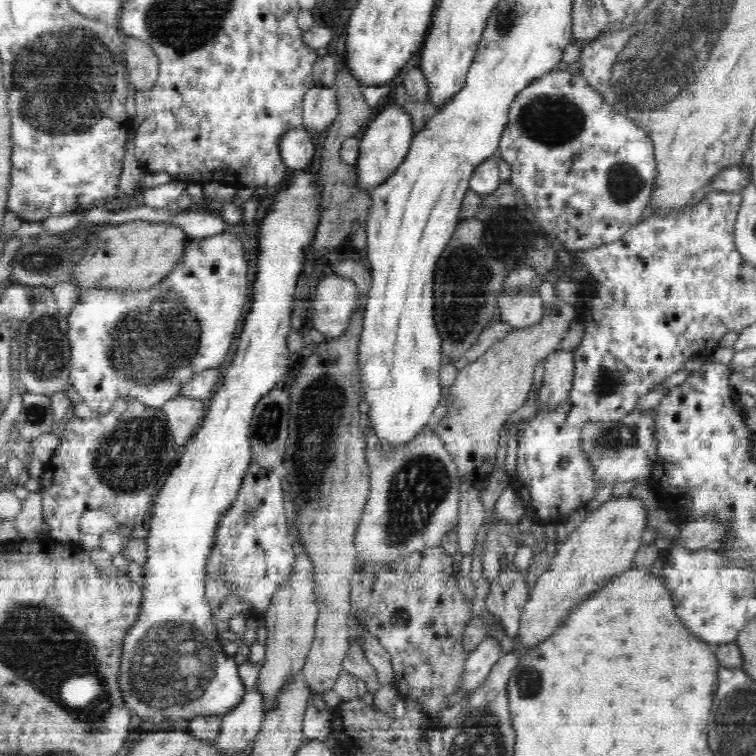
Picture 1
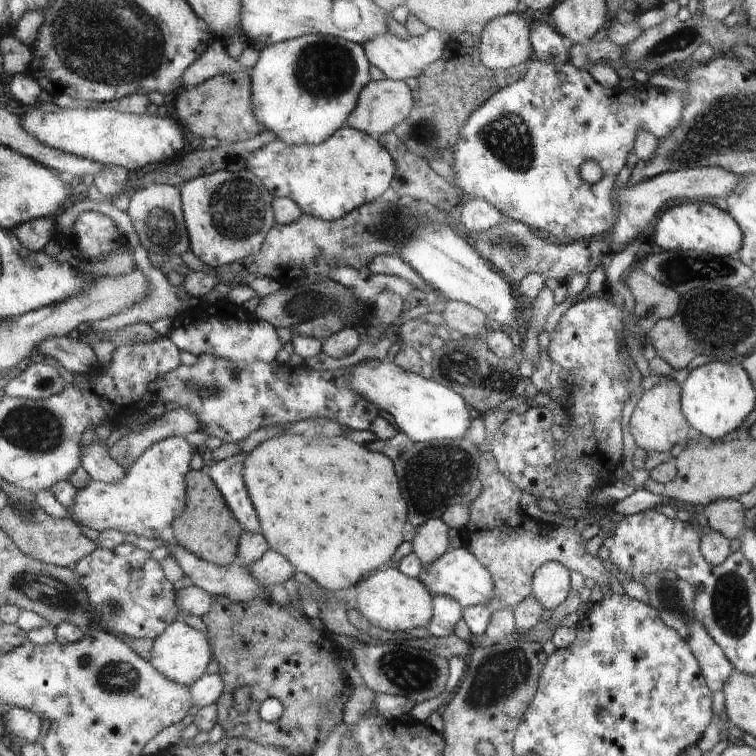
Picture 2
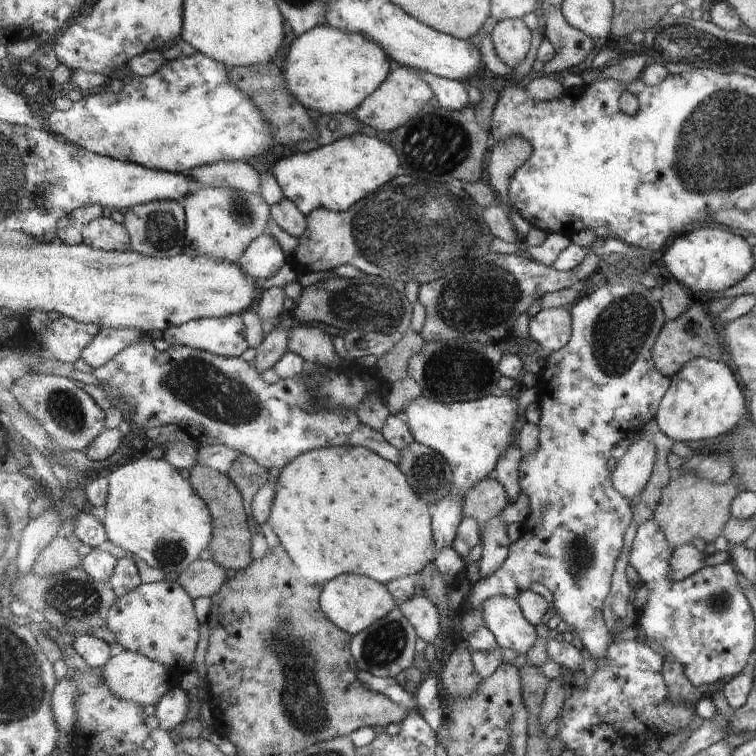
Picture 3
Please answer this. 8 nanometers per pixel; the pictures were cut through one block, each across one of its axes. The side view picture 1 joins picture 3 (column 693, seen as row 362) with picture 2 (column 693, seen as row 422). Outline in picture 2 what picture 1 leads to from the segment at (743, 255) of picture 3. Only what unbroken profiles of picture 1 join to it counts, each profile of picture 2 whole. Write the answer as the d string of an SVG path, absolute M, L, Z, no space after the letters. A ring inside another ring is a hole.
M685 202L665 210L653 228L653 242L667 252L699 252L717 258L737 258L741 252L741 226L731 218L731 214L719 210L713 202Z

